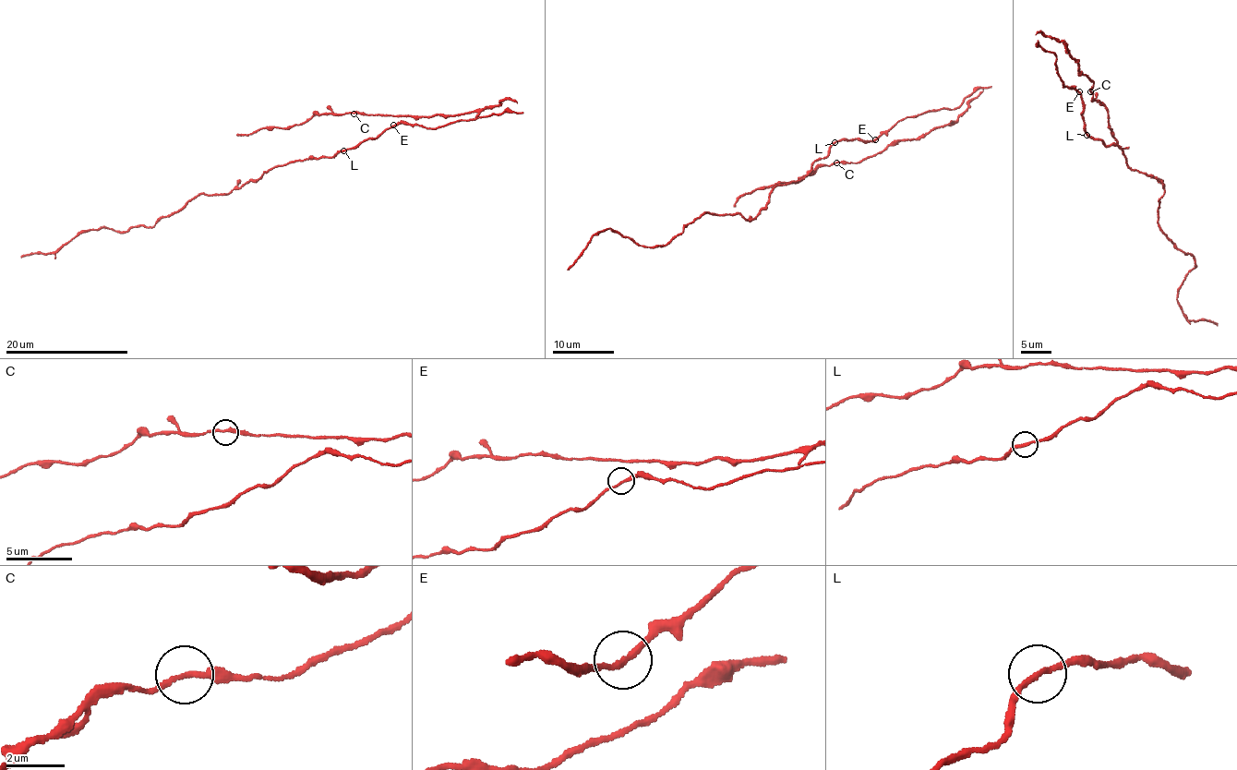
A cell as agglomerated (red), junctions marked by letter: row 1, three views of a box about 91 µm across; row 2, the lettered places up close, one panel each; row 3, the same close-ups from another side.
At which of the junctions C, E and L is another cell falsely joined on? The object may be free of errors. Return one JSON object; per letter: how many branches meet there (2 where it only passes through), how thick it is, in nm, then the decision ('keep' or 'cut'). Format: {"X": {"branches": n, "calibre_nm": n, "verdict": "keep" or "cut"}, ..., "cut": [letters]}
{"C": {"branches": 2, "calibre_nm": 190, "verdict": "keep"}, "E": {"branches": 2, "calibre_nm": 190, "verdict": "keep"}, "L": {"branches": 2, "calibre_nm": 190, "verdict": "keep"}, "cut": []}

